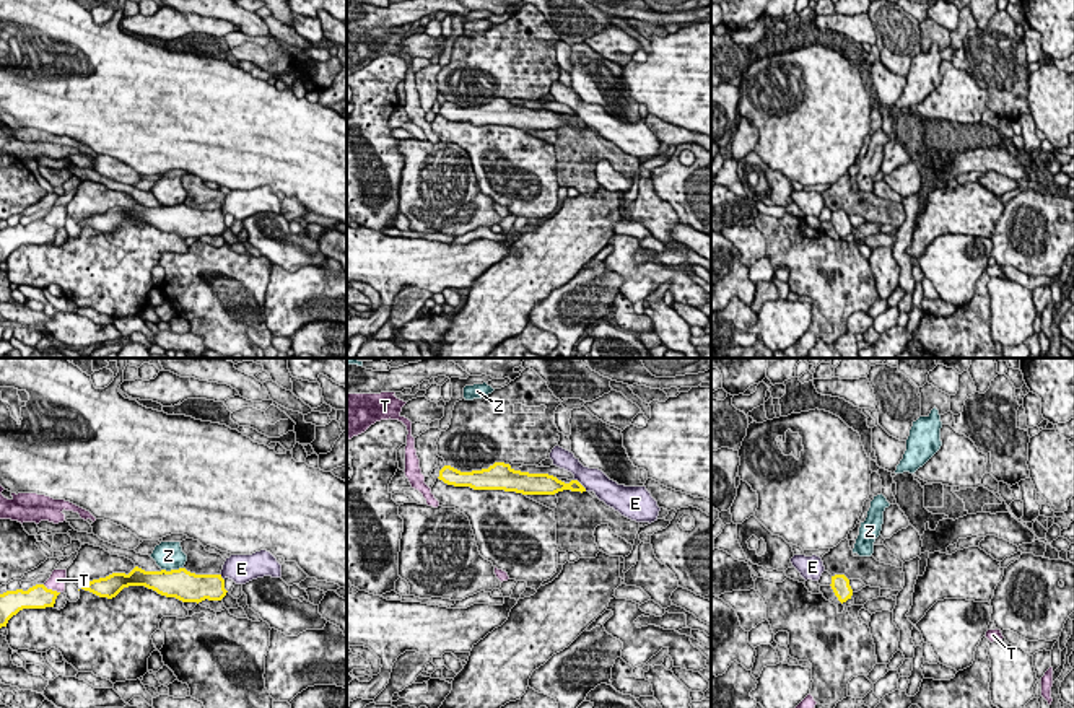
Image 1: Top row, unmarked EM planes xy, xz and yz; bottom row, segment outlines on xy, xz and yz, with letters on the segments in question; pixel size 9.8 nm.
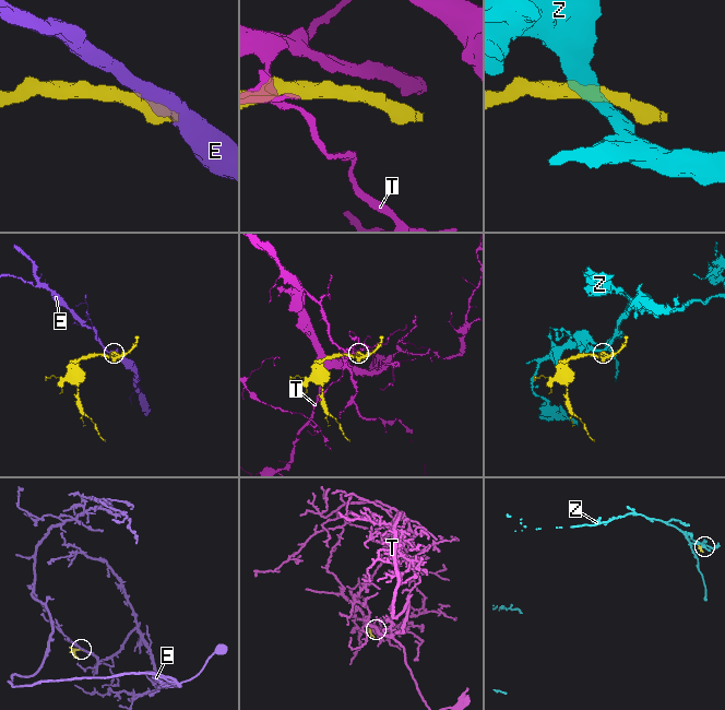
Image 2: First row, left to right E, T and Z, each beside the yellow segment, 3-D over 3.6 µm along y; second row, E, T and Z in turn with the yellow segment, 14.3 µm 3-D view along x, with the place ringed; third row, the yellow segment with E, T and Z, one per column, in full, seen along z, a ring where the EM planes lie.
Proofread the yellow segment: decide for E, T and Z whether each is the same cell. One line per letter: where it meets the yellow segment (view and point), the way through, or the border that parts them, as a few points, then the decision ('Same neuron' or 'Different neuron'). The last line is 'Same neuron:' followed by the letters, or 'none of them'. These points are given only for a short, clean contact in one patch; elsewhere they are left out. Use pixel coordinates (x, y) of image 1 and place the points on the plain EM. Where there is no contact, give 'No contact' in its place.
E: Touches yellow at xz (581, 121). Same neuron
T: Touches yellow at xy (51, 225). Different neuron
Z: Touches yellow at xy (171, 205). Boundary: xy (183, 202), (161, 205). Different neuron
Same neuron: E

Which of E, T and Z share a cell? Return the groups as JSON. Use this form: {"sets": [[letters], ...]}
{"sets": [["E"], ["T"], ["Z"]]}

